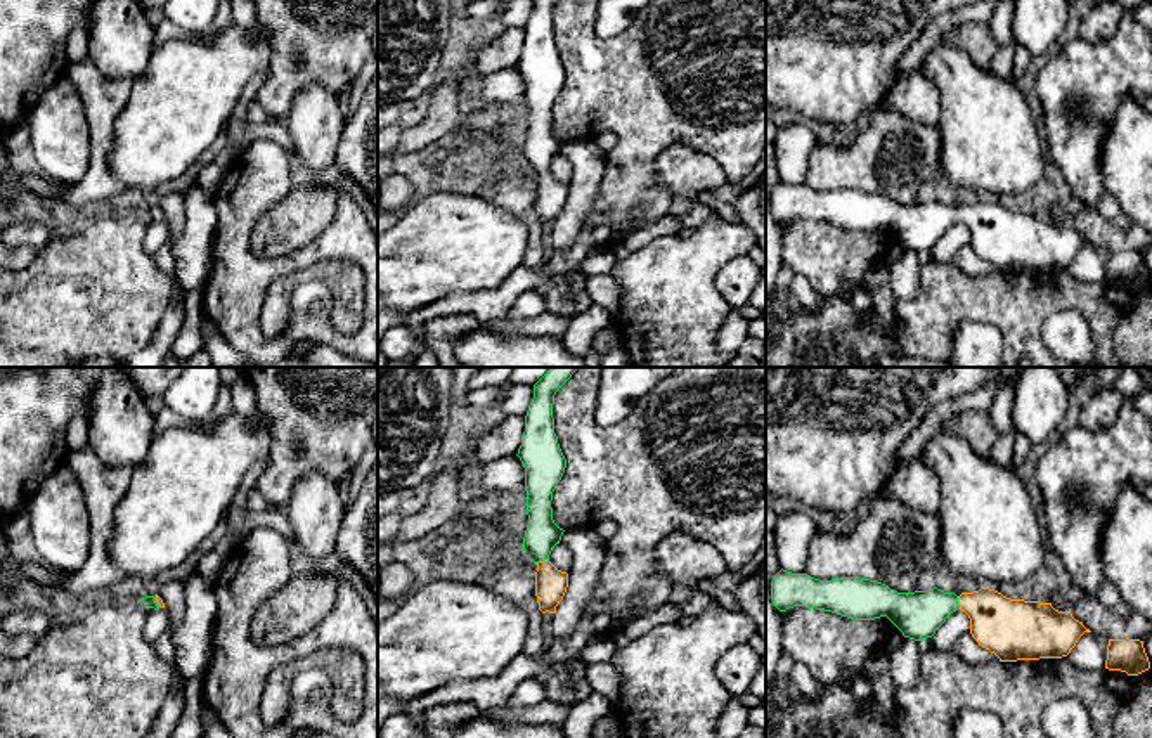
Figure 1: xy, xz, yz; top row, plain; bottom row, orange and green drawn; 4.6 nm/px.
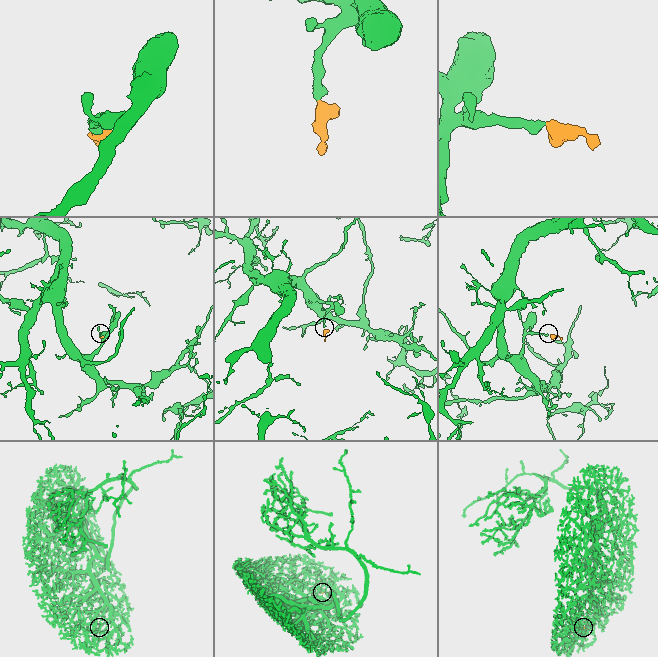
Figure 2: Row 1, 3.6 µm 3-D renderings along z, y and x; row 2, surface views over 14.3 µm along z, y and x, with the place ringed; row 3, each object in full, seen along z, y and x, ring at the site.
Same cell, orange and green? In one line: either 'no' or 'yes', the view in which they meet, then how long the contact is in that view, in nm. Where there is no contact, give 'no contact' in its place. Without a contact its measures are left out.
yes; contact in xz; length 70 nm

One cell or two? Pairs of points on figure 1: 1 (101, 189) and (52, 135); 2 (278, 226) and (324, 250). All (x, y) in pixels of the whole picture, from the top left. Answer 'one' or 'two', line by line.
1: two
2: two

